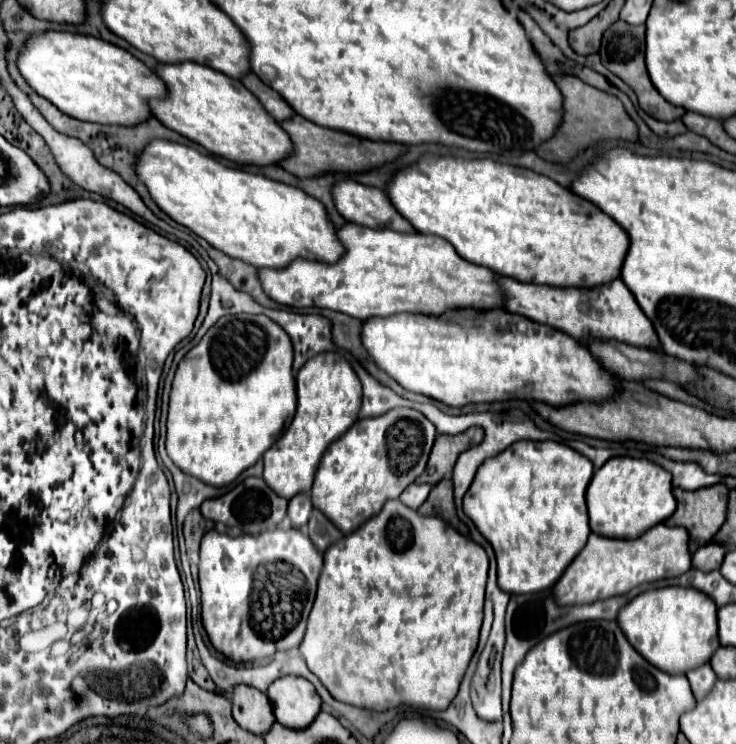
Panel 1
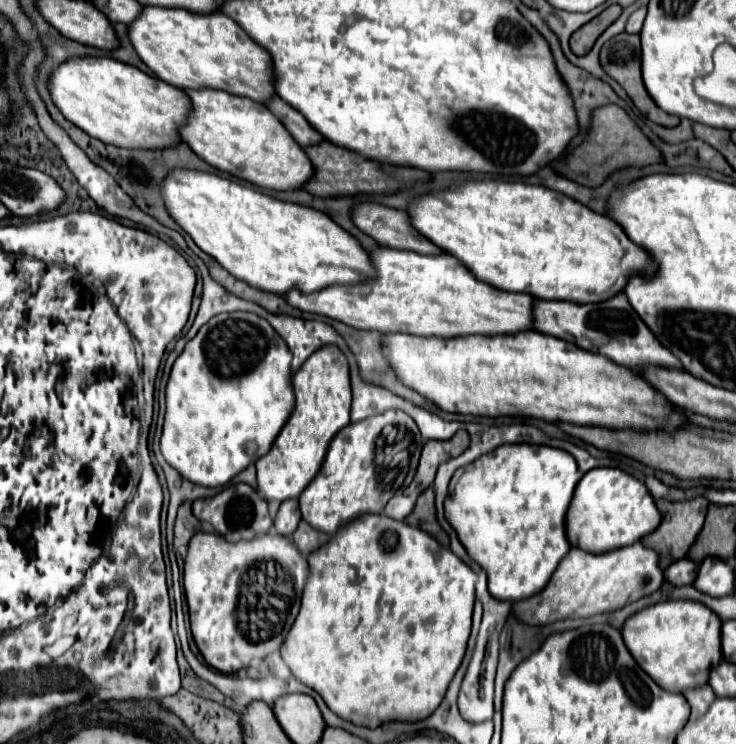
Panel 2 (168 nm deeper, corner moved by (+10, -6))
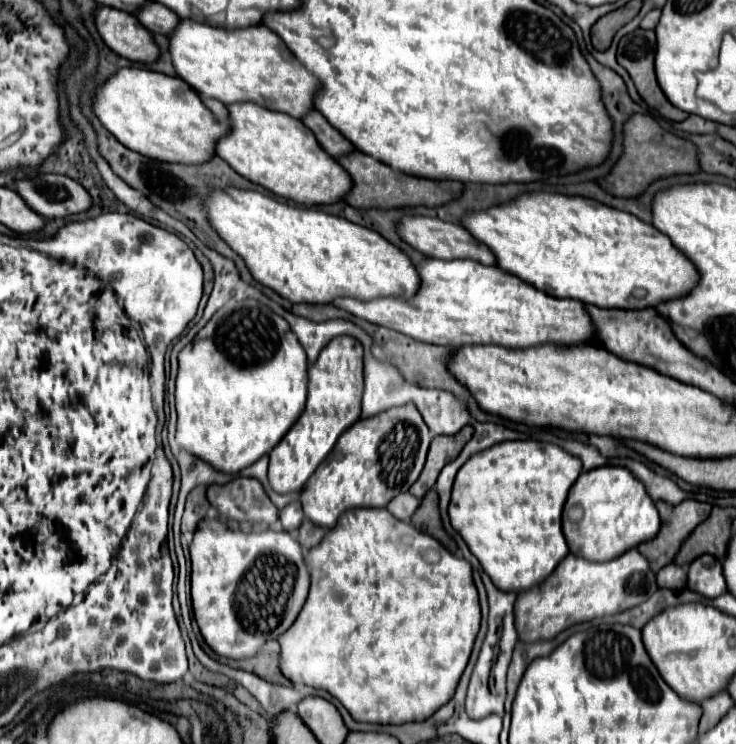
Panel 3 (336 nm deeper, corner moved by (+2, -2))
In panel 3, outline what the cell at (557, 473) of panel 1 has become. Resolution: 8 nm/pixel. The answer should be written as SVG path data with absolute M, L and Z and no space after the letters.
M504 441L472 455L456 475L448 507L452 527L462 535L482 569L502 591L524 591L552 575L556 565L570 553L562 533L562 509L570 487L582 473L582 461L554 443Z

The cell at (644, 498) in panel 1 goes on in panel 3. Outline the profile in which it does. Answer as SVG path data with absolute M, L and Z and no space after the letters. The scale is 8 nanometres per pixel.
M604 465L582 473L570 489L562 529L570 553L582 555L590 561L606 561L622 555L622 551L628 551L630 547L654 539L660 531L660 513L644 483L626 467Z

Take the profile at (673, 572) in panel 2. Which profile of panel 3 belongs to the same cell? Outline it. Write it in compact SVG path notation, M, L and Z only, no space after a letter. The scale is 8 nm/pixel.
M670 563L658 571L658 585L660 587L682 589L682 587L686 587L686 581L688 581L688 571L676 563Z

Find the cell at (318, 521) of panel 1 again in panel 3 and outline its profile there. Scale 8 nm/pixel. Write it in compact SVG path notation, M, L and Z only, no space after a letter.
M306 519L306 521L300 525L300 529L298 529L298 541L300 541L300 545L302 545L304 551L316 547L316 545L322 541L322 537L324 537L324 529L318 527L318 525L314 525L314 523L308 521L308 519Z

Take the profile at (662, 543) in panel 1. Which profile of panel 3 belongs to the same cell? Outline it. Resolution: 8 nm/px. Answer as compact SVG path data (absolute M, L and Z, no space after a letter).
M636 547L604 563L592 563L568 553L566 559L562 559L562 563L554 569L554 575L546 579L546 583L518 593L518 603L514 605L516 631L524 643L554 639L562 629L574 623L590 621L602 615L614 615L644 603L654 591L658 591L656 573Z

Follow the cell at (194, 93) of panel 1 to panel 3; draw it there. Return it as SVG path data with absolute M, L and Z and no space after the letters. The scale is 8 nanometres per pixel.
M232 103L226 109L230 115L230 131L218 139L216 155L236 173L278 197L302 205L328 205L342 199L346 187L350 187L346 171L334 163L334 157L322 151L314 133L300 119L256 103Z

